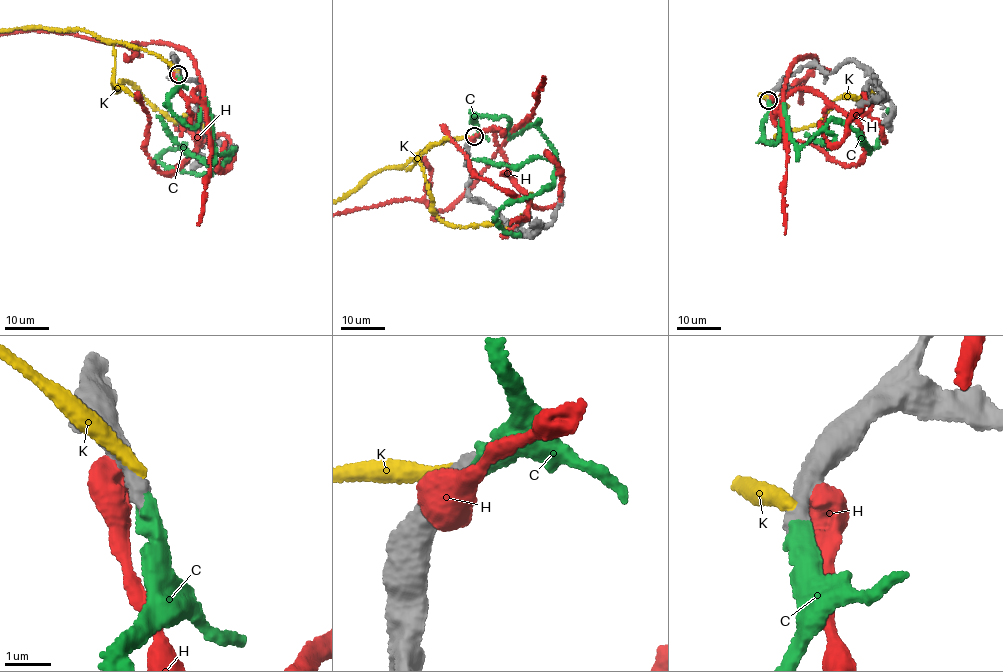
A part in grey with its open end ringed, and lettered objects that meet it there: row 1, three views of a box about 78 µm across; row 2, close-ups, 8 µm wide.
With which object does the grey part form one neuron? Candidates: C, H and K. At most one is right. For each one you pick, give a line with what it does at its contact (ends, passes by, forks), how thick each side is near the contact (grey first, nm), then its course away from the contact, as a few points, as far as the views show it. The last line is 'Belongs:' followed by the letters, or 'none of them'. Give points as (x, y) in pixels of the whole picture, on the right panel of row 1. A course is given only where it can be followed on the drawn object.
C: it ends; calibres 400 and 440 nm; course (768, 100), (762, 138), (770, 142), (784, 112), (800, 145), (840, 121), (866, 152), (888, 109)
Belongs: C

